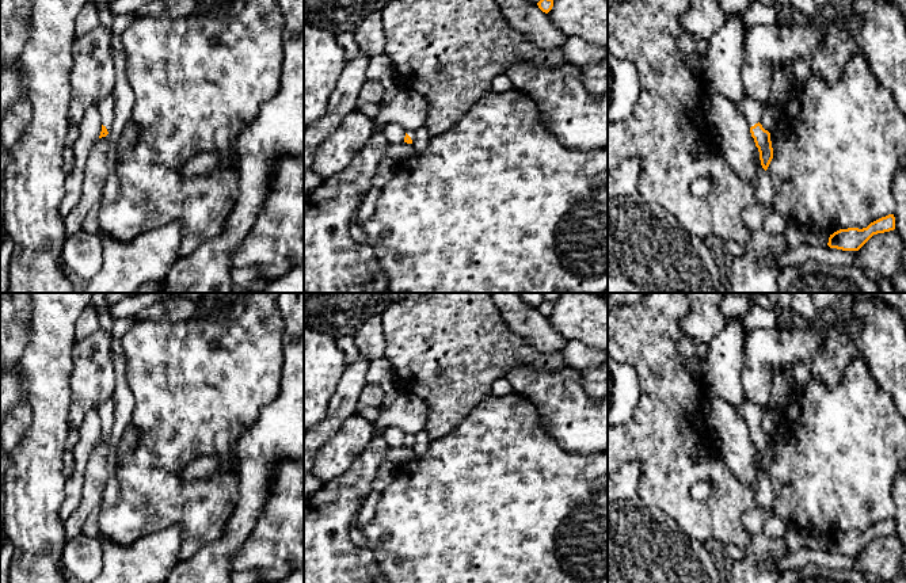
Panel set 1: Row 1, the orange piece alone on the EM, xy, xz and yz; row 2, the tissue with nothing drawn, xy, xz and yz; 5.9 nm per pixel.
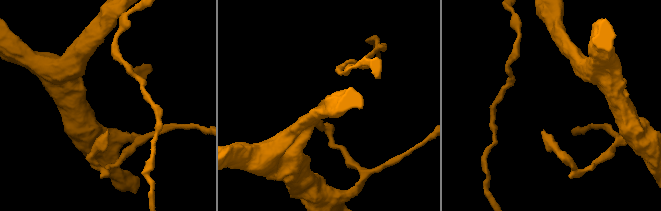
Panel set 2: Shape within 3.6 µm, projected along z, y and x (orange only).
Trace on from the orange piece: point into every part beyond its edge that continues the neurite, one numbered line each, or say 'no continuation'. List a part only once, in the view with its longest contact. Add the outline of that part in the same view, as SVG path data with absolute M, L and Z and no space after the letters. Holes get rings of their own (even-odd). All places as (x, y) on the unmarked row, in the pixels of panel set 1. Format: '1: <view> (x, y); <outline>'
1: xy (106, 410); M110 397L98 407L98 412L102 420L102 428L110 435L114 424L114 400Z

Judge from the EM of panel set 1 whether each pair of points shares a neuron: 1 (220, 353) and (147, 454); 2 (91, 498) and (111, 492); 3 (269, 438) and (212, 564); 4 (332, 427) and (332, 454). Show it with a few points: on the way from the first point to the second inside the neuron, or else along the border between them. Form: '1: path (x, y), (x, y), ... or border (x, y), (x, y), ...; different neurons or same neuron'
1: path (206, 378), (198, 387), (195, 396), (172, 429); same neuron
2: border (110, 477), (101, 503), (95, 510); different neurons
3: path (255, 469), (251, 499), (235, 533); same neuron
4: border (356, 414), (350, 415), (318, 452); different neurons

